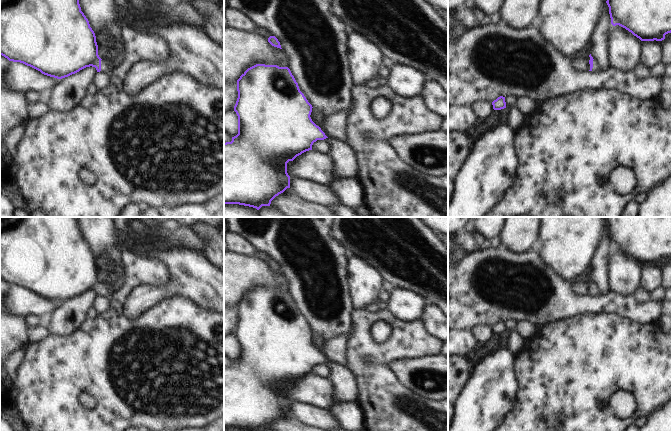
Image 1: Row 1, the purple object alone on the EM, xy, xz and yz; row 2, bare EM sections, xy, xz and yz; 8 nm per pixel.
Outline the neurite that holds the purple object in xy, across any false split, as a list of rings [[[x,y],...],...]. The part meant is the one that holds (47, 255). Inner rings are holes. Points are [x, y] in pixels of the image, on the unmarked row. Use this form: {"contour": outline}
{"contour": [[[0,217],[0,279],[57,303],[90,290],[107,297],[115,292],[110,282],[99,281],[95,257],[81,235],[77,217]]]}

